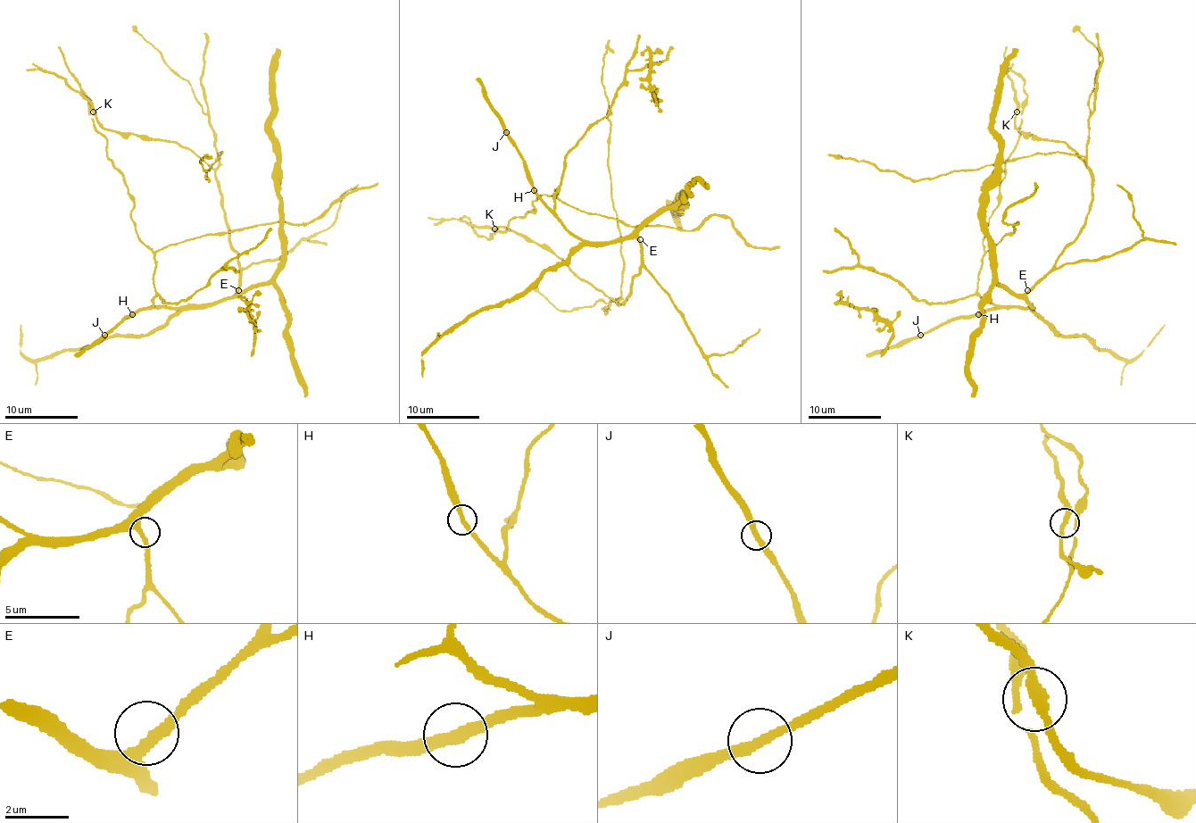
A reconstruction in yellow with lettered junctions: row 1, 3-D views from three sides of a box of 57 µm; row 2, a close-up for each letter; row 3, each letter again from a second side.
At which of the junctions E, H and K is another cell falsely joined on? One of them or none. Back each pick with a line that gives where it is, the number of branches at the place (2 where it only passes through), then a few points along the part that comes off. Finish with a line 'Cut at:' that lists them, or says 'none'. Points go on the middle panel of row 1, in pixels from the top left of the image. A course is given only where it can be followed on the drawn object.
Cut at: none

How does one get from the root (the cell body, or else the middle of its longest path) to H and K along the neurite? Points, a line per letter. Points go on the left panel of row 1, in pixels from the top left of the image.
H: (236, 292), (229, 297), (206, 304), (140, 308), (131, 313)
K: (236, 292), (238, 255), (231, 248), (215, 171), (175, 143), (106, 129), (93, 112)

